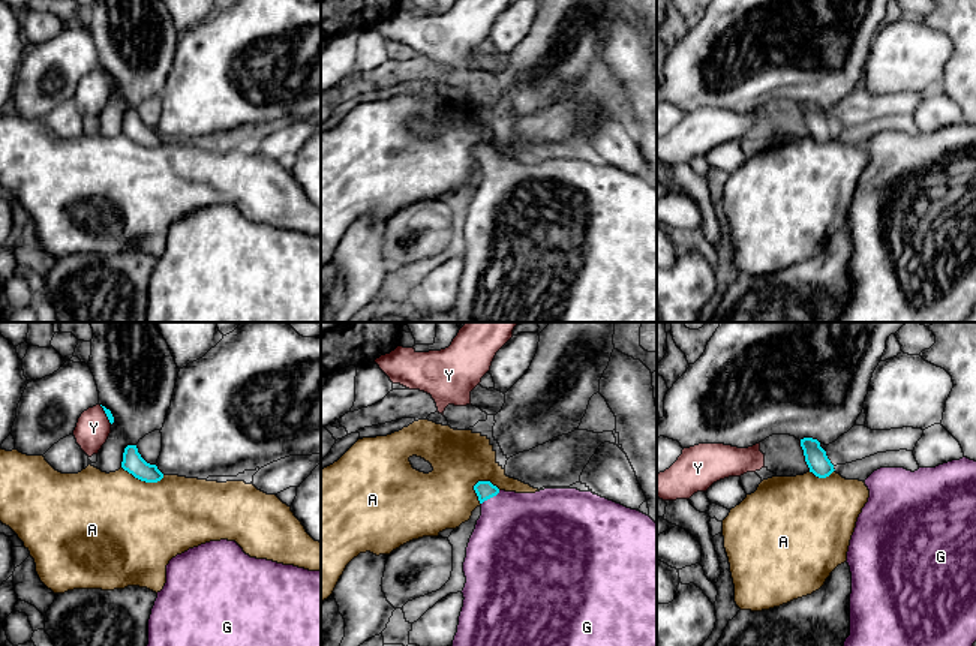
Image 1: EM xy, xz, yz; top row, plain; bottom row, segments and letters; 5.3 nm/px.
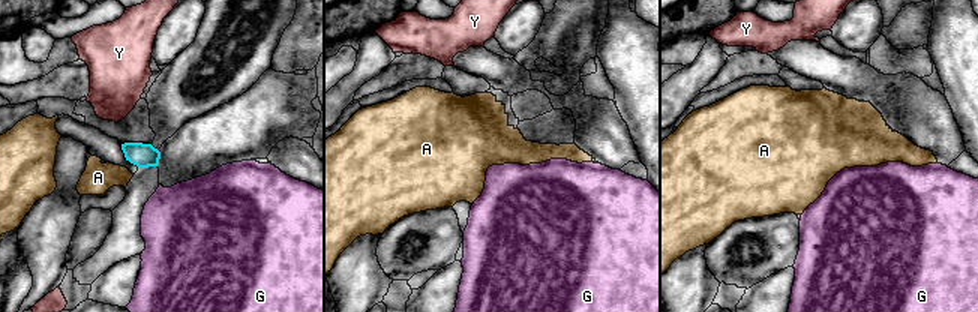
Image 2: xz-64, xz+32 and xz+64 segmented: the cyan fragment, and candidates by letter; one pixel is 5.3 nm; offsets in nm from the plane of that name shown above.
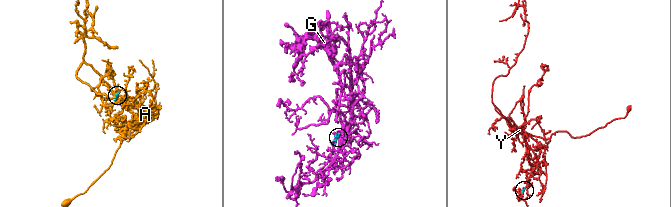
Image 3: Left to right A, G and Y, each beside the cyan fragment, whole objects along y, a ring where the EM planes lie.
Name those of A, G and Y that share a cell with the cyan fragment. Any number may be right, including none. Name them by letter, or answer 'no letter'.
G

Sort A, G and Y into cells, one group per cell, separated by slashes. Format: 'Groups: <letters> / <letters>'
Groups: A / G / Y

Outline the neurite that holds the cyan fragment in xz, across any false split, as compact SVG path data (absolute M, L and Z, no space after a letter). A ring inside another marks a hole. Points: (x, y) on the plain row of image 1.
M490 145L474 150L481 180L466 211L463 271L453 313L459 322L657 322L657 187L646 178L577 153L544 153L535 157L499 154Z

